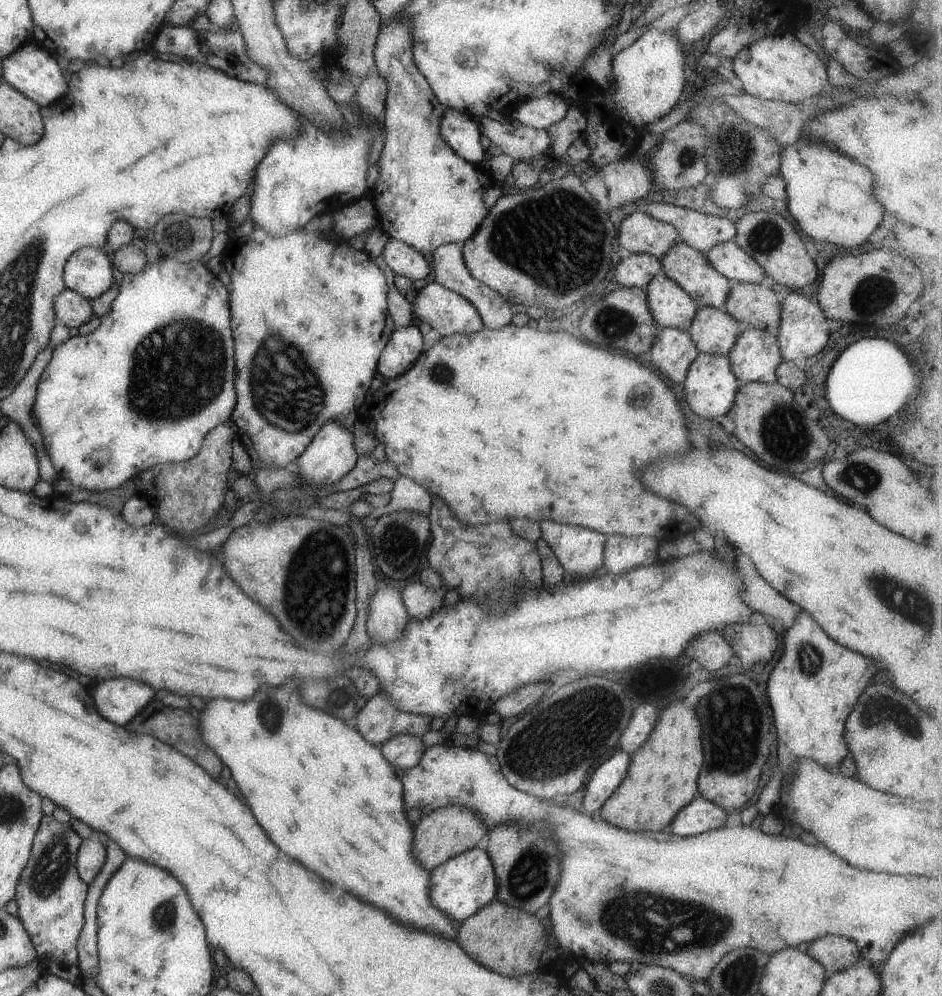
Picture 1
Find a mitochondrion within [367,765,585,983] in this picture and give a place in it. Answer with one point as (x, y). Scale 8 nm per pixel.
(528, 876)

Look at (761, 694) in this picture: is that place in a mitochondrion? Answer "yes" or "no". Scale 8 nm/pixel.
no

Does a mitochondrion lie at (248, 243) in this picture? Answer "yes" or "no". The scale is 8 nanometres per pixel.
no

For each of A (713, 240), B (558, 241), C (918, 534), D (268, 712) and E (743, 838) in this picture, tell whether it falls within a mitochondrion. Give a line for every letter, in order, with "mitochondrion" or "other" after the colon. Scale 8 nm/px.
A: other
B: mitochondrion
C: other
D: mitochondrion
E: other

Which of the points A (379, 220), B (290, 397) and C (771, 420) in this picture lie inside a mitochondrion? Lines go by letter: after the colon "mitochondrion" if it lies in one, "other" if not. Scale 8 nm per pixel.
A: other
B: mitochondrion
C: mitochondrion

